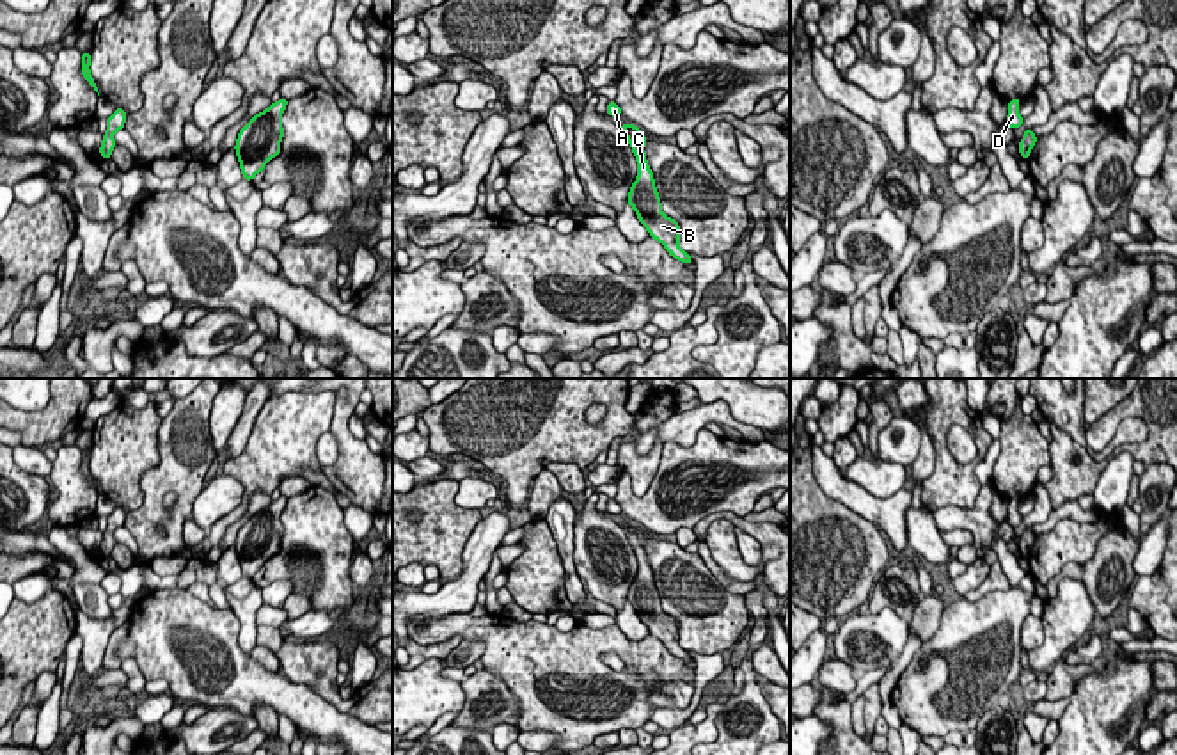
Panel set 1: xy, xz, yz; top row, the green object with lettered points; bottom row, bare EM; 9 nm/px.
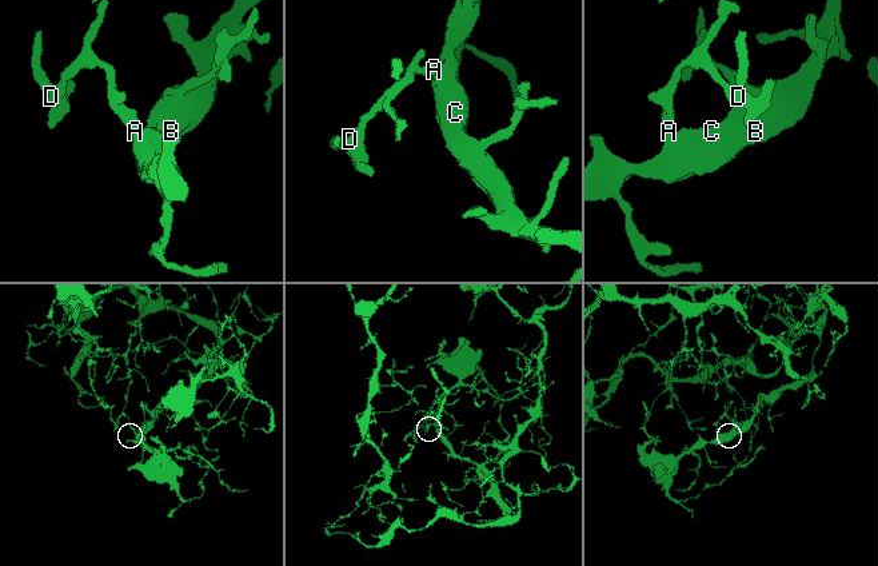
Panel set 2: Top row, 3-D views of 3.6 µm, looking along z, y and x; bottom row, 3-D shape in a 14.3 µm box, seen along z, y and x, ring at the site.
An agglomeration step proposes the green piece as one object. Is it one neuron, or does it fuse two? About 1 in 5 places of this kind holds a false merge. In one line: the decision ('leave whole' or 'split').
leave whole

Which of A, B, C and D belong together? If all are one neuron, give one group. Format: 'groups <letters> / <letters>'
groups A B C D

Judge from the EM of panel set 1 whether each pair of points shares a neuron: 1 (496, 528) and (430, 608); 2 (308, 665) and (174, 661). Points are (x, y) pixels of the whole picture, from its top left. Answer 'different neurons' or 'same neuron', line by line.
1: same neuron
2: different neurons

